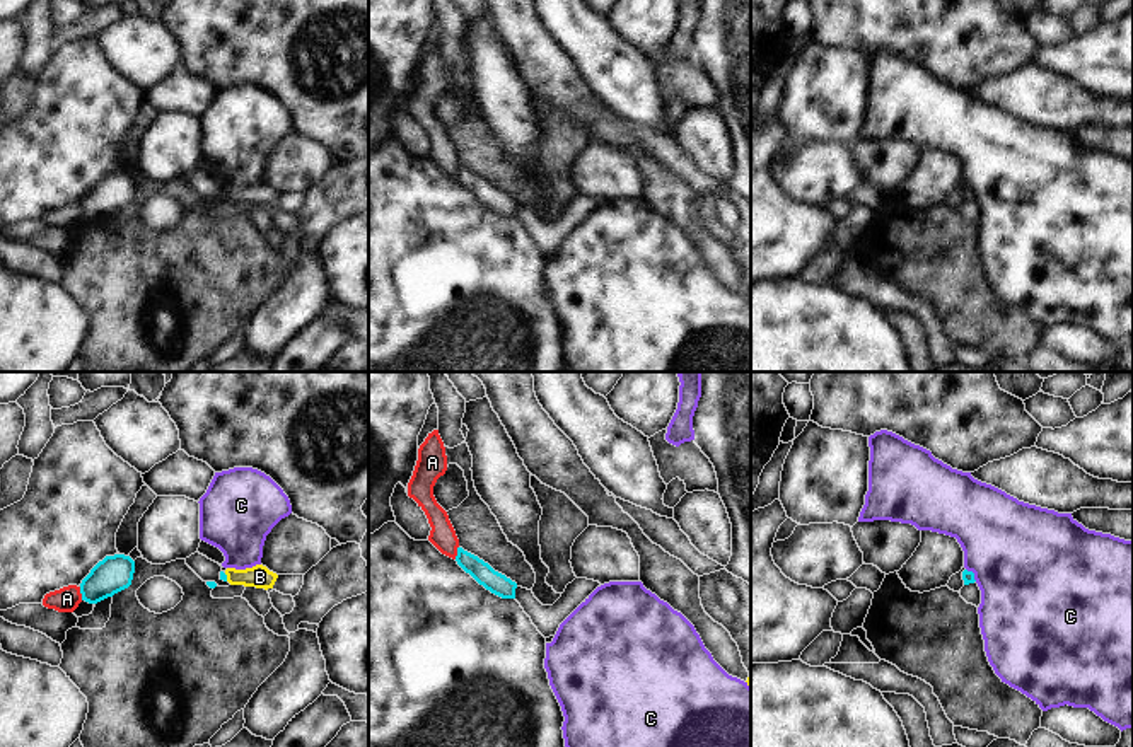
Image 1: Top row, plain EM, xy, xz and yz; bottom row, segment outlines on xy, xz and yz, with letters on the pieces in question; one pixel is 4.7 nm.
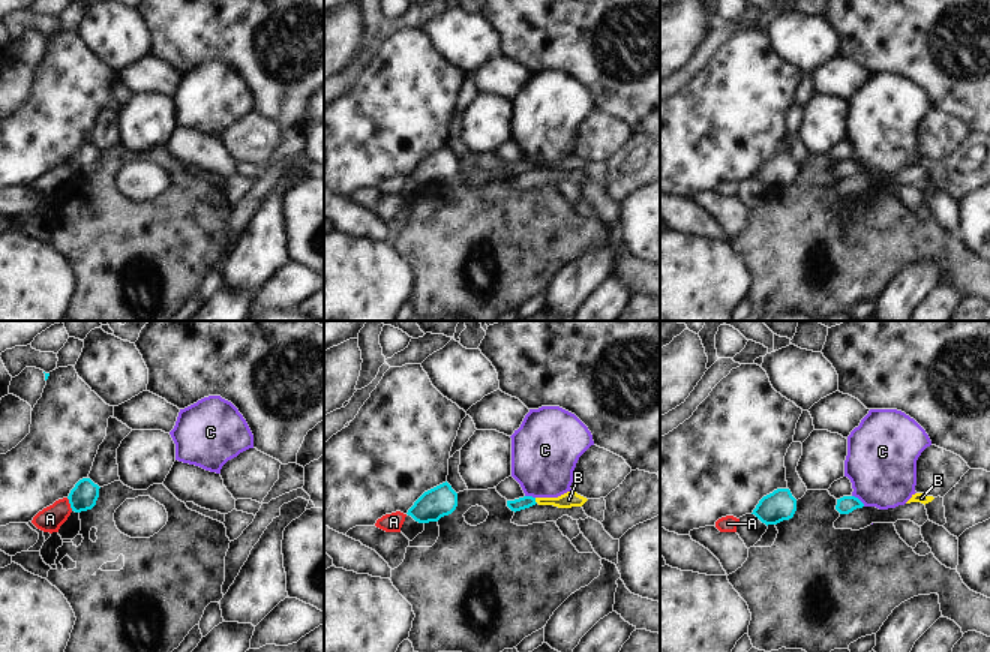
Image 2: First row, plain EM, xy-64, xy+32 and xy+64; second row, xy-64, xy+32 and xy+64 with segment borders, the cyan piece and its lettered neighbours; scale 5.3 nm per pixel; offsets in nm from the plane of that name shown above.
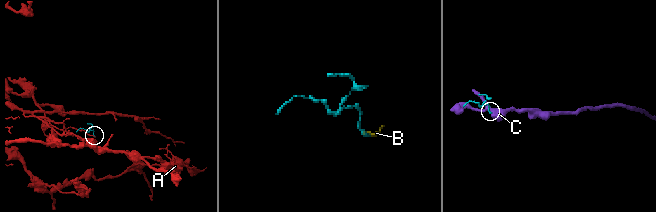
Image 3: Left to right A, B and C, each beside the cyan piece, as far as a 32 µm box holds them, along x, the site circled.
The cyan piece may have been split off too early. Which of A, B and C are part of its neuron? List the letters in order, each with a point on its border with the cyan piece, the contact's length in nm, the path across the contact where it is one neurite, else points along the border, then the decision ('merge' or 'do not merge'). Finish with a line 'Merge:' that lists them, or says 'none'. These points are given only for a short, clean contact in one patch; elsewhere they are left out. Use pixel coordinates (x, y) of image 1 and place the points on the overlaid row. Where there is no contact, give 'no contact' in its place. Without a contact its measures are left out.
A: xy (81, 592) | 70 nm | along xy (79, 587), (82, 599) | do not merge
B: xy (226, 577) | 40 nm | across xy (222, 575), (226, 577), (260, 577) | merge
C: yz (973, 573) | 80 nm | along yz (966, 568), (976, 580) | do not merge
Merge: B

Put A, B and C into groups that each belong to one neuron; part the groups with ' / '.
A / B / C

